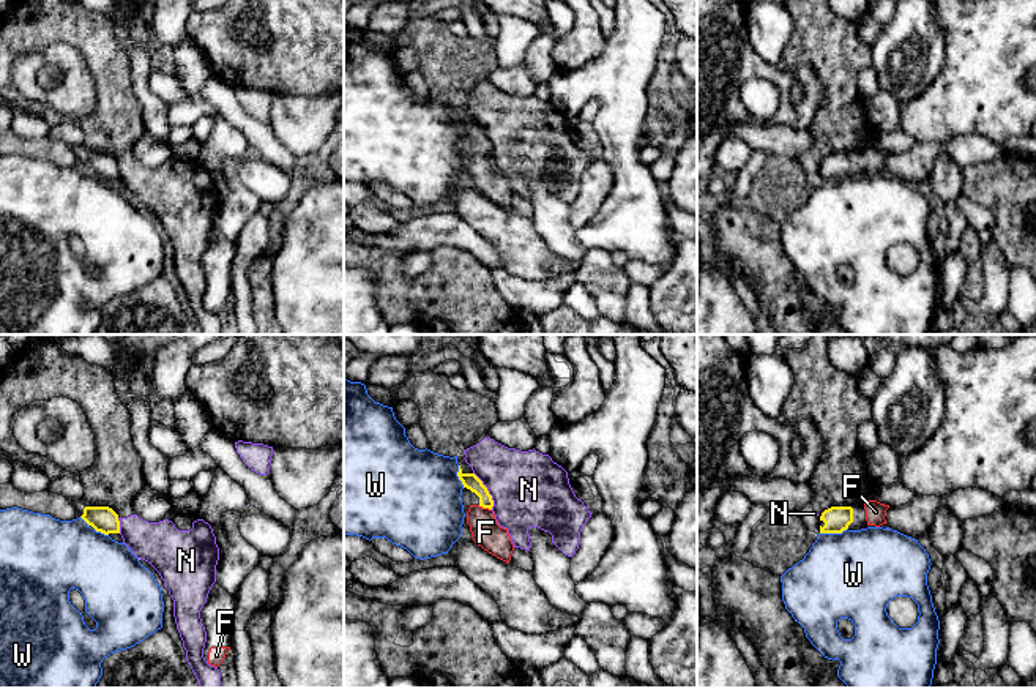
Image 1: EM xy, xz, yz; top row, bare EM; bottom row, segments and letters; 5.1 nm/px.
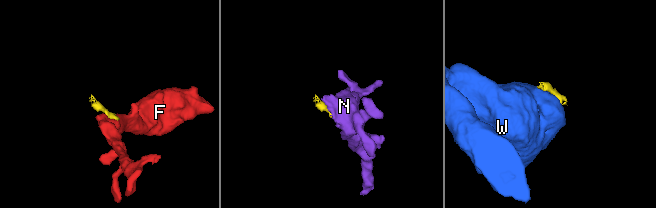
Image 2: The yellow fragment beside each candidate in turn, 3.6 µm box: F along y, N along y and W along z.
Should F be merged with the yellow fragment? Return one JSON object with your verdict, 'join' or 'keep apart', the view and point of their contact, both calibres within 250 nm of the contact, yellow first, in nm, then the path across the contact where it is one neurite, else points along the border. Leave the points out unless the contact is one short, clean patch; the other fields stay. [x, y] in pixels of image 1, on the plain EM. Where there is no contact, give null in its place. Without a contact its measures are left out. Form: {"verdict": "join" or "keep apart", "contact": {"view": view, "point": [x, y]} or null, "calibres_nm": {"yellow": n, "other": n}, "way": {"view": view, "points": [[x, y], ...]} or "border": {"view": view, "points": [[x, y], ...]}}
{"verdict": "join", "contact": {"view": "xz", "point": [484, 153]}, "calibres_nm": {"yellow": 80, "other": 150}, "way": {"view": "xz", "points": [[469, 127], [484, 142], [484, 153], [486, 179]]}}

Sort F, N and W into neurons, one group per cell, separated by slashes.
F / N / W

